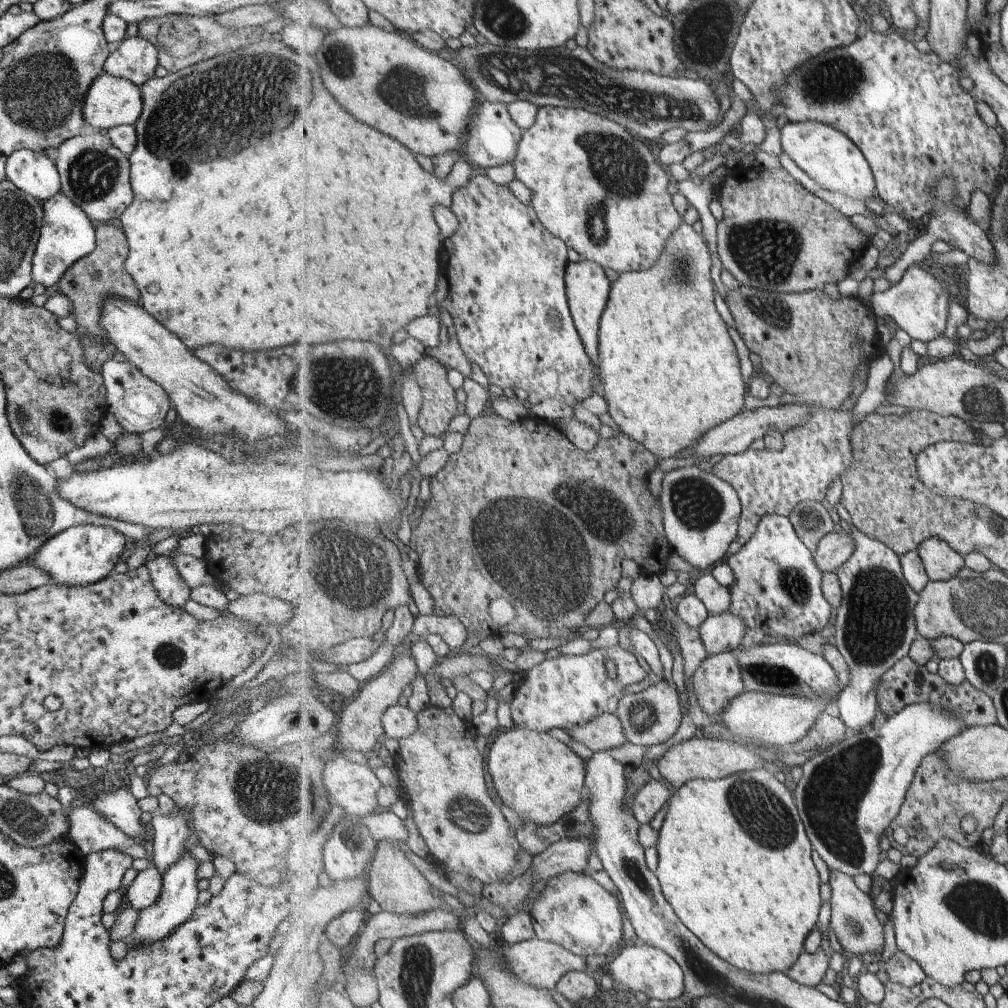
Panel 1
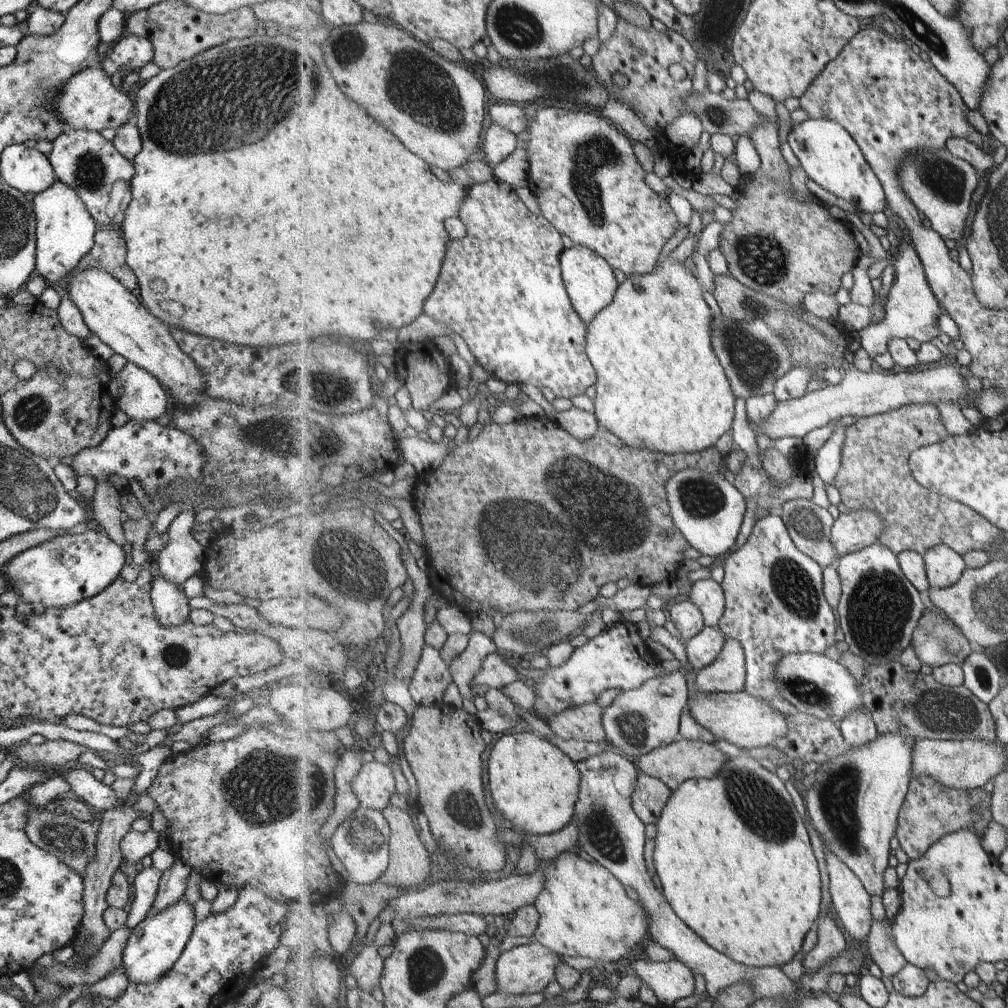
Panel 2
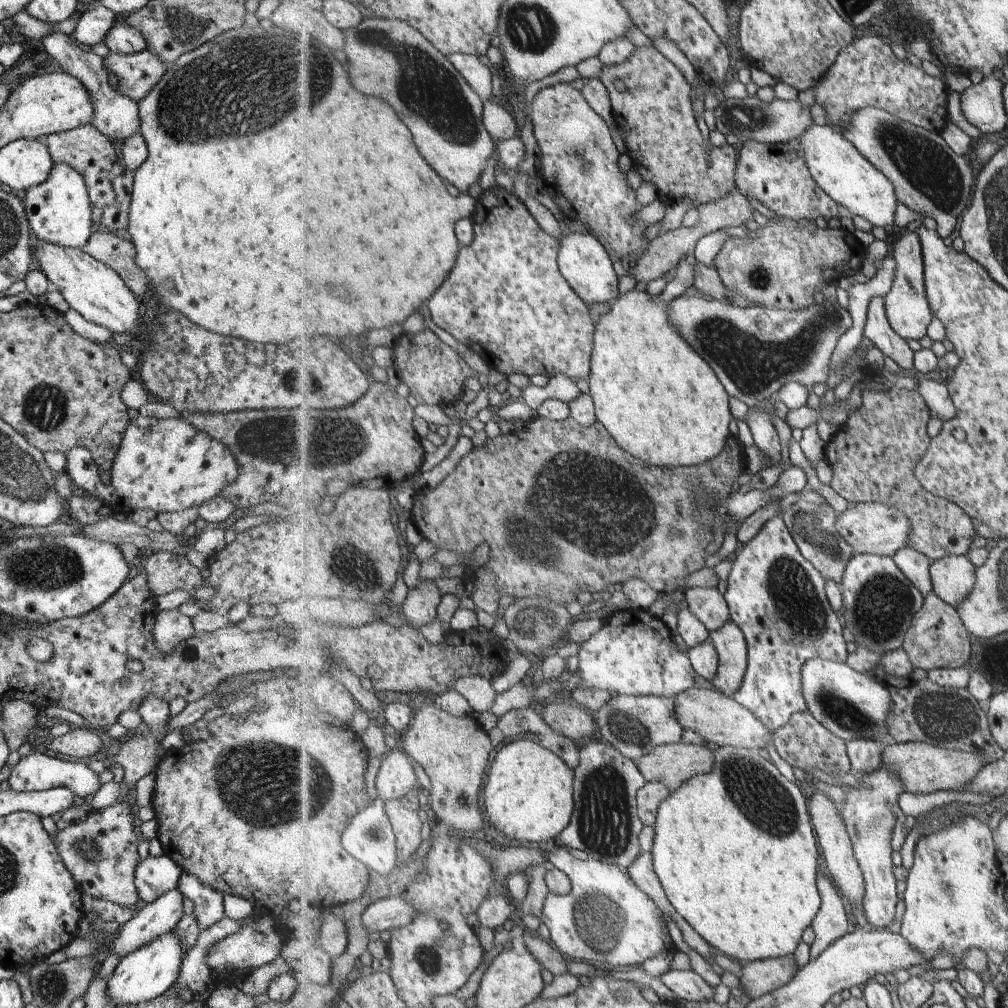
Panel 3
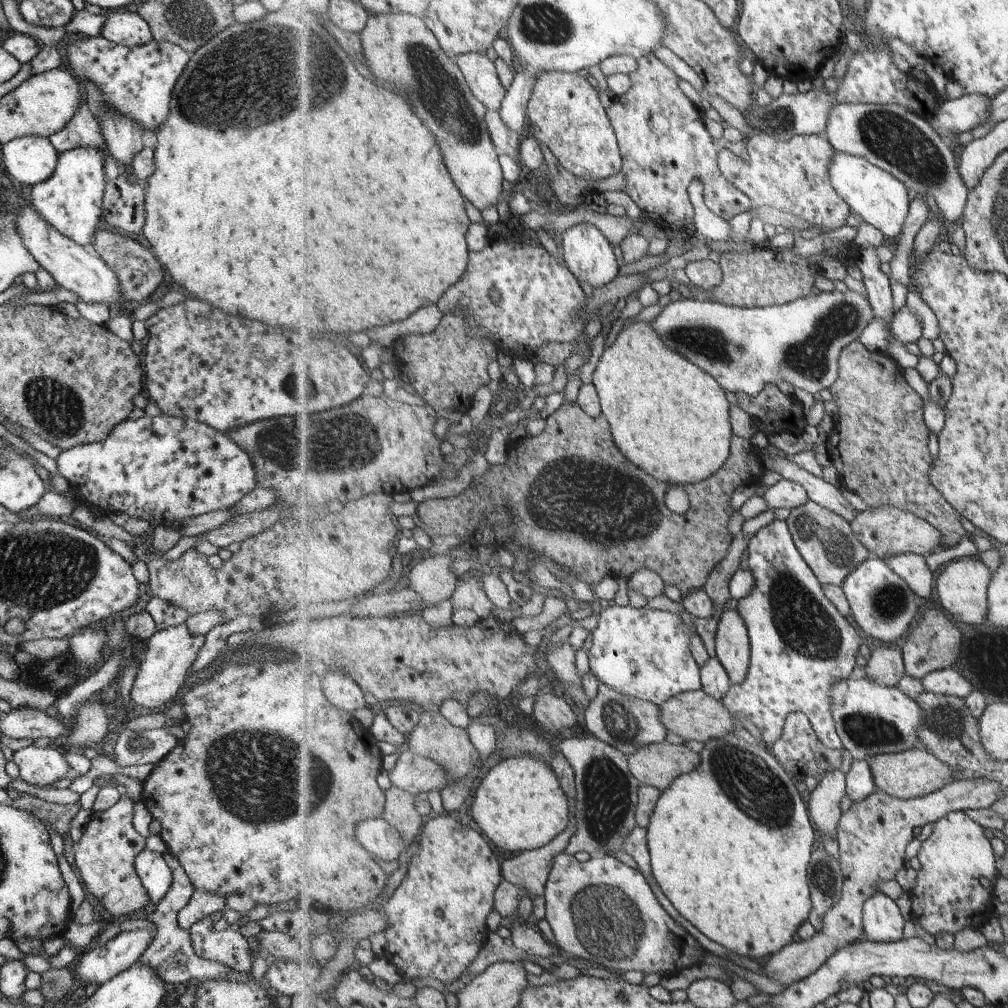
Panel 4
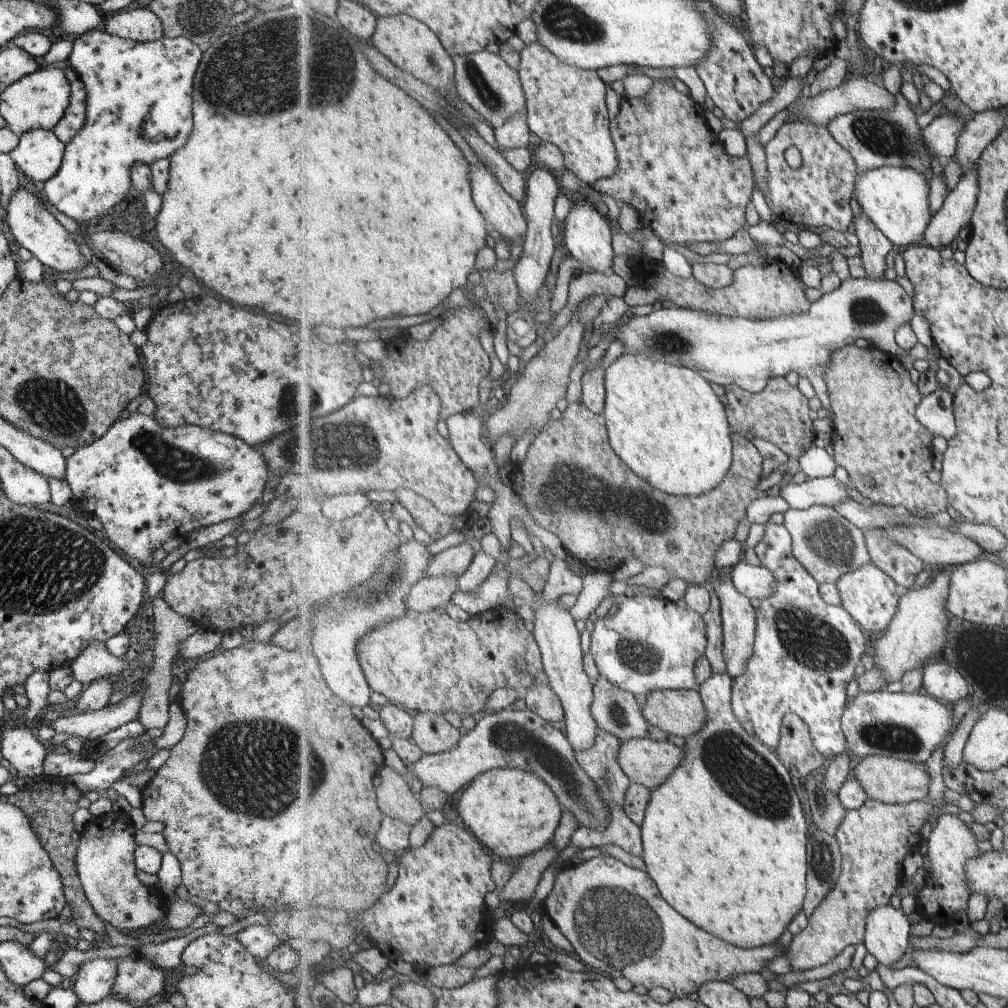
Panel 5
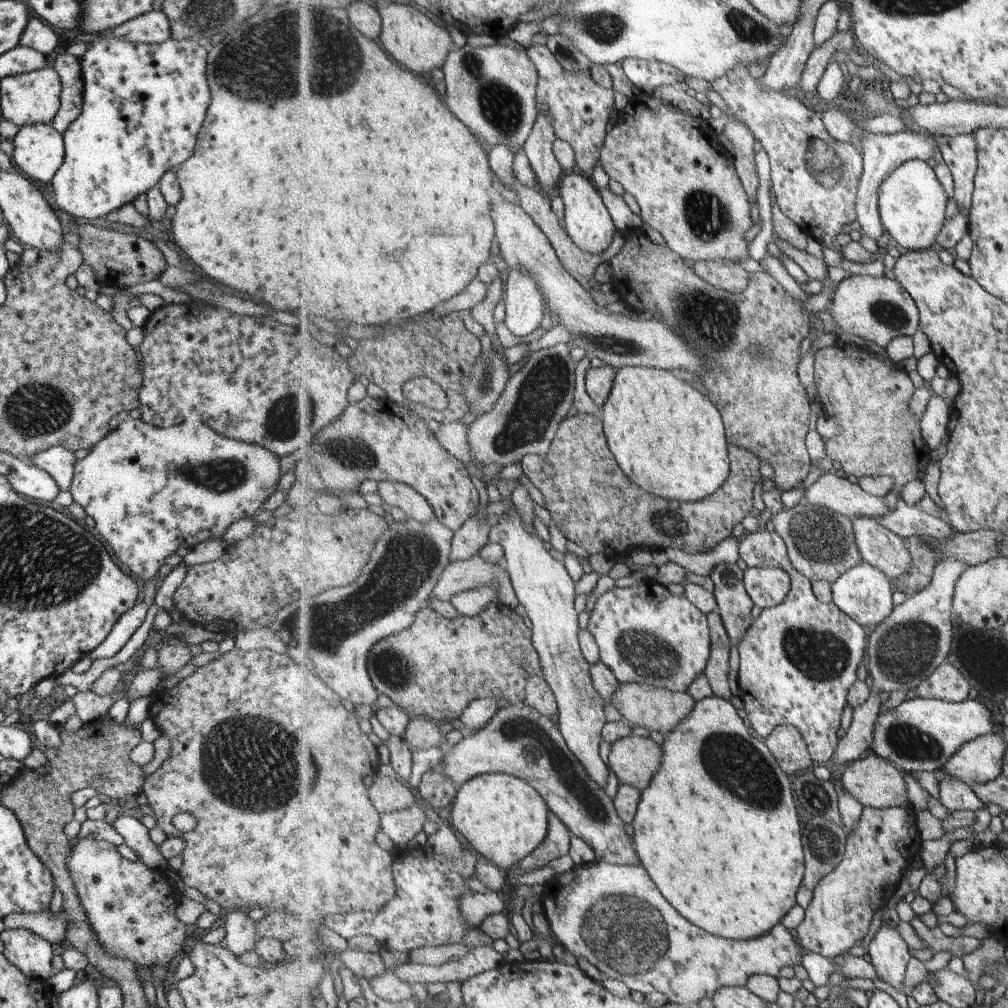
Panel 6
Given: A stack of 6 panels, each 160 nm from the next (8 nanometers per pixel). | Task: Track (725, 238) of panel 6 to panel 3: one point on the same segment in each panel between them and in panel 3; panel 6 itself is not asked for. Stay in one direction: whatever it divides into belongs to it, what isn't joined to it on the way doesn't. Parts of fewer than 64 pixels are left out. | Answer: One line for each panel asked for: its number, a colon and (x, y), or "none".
3: (659, 125)
4: (666, 146)
5: (671, 165)

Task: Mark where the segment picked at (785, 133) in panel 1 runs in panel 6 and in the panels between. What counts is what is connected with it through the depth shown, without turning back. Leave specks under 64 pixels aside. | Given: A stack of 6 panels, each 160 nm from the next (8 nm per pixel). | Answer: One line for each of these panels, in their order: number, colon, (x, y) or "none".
2: (831, 157)
3: (838, 167)
4: (879, 197)
5: (897, 199)
6: (912, 201)

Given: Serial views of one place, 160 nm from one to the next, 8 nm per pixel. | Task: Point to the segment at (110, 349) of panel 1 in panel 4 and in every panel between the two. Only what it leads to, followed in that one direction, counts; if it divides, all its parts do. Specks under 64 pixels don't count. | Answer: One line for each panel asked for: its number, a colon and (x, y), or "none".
2: (108, 251)
3: (114, 251)
4: (139, 272)

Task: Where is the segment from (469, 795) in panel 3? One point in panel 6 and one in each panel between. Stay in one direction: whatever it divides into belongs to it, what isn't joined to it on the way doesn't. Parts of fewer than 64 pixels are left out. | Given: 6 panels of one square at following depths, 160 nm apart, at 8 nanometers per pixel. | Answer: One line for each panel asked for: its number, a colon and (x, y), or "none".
4: (435, 737)
5: (433, 733)
6: (422, 732)

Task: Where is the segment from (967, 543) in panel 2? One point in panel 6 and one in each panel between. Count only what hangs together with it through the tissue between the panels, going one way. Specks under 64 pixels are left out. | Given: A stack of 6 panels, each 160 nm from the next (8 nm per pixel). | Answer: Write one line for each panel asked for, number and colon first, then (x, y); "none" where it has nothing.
3: (874, 453)
4: (880, 443)
5: (876, 433)
6: (870, 400)

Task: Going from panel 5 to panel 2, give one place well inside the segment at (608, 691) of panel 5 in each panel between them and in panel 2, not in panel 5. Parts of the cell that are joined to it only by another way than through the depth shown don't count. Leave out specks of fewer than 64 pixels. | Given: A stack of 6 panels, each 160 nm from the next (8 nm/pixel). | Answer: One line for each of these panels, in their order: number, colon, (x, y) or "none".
2: (640, 721)
3: (636, 725)
4: (627, 723)

